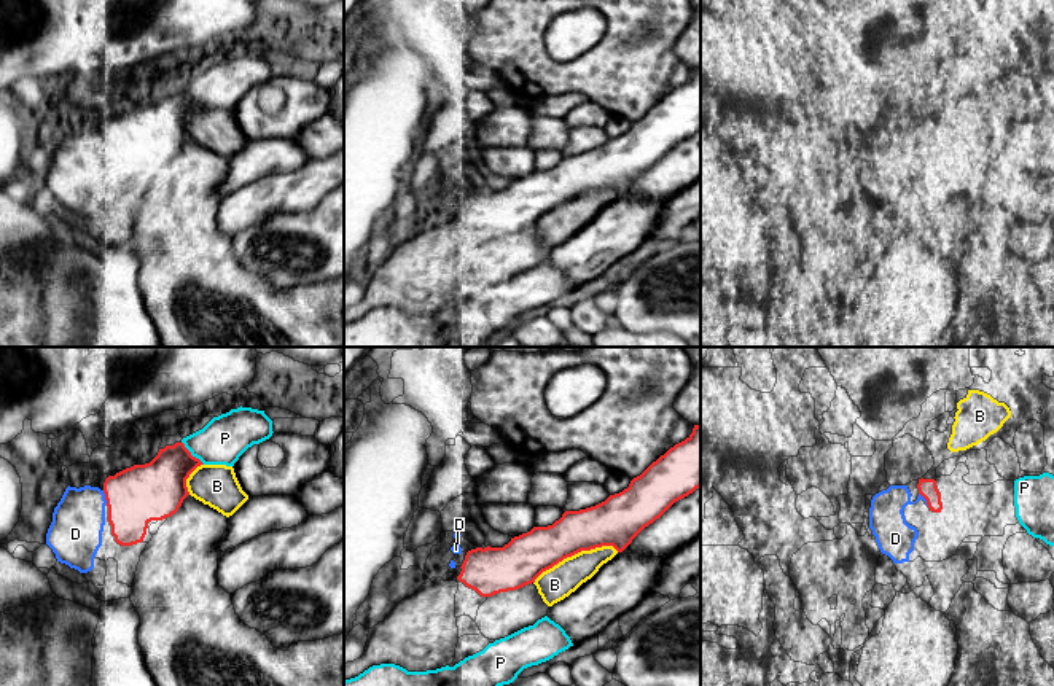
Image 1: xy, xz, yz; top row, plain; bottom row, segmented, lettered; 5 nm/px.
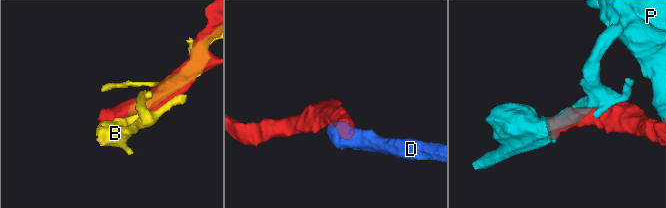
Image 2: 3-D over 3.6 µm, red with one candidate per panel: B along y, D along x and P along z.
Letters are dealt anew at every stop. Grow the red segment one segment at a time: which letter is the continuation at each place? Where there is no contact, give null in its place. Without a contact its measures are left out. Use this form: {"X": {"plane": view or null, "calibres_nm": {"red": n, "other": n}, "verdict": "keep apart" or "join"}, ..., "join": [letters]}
{"B": {"plane": "xz", "calibres_nm": {"red": 240, "other": 170}, "verdict": "keep apart"}, "D": {"plane": "xy", "calibres_nm": {"red": 300, "other": 280}, "verdict": "join"}, "P": {"plane": "xy", "calibres_nm": {"red": 280, "other": 240}, "verdict": "keep apart"}, "join": ["D"]}

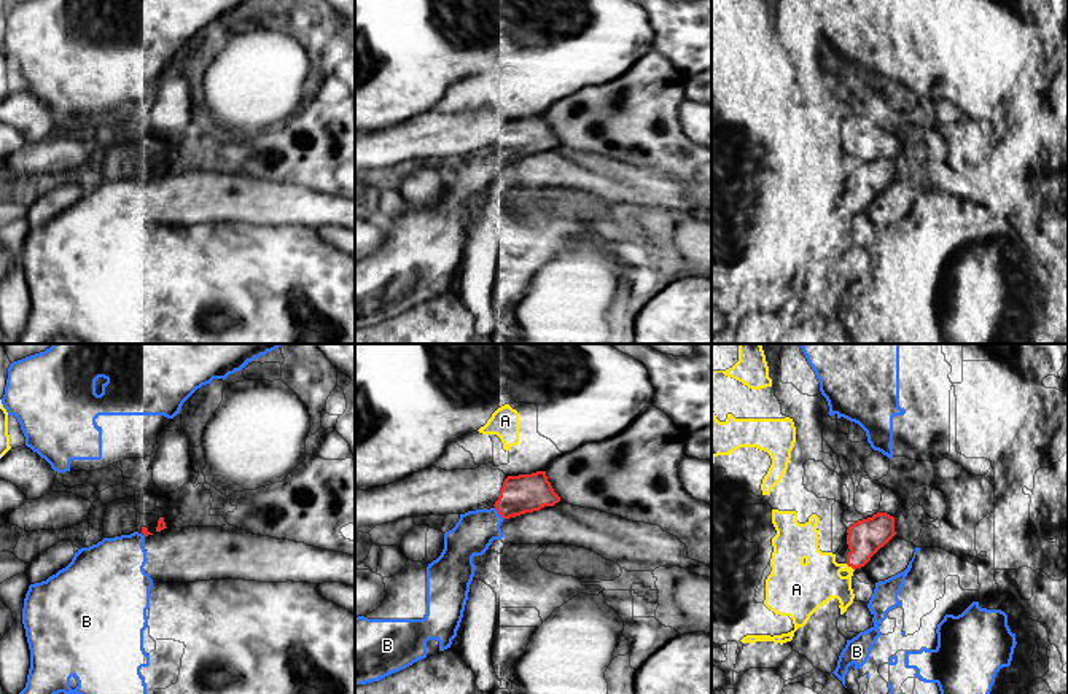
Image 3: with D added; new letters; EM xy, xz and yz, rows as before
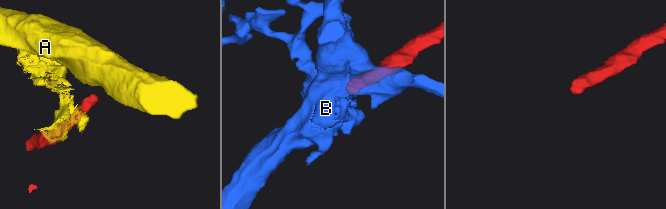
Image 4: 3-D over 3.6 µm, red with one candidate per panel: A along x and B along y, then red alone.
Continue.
{"A": {"plane": "yz", "calibres_nm": {"red": 180, "other": 240}, "verdict": "keep apart"}, "B": {"plane": "xz", "calibres_nm": {"red": 190, "other": 200}, "verdict": "keep apart"}, "join": []}

